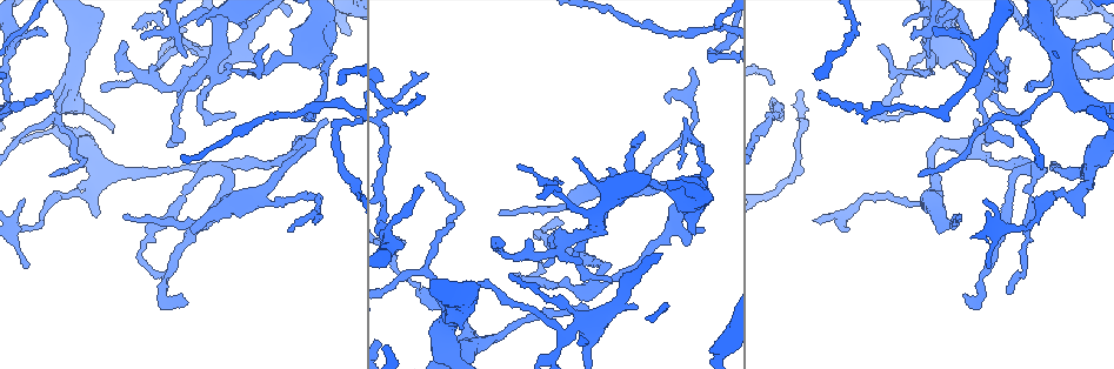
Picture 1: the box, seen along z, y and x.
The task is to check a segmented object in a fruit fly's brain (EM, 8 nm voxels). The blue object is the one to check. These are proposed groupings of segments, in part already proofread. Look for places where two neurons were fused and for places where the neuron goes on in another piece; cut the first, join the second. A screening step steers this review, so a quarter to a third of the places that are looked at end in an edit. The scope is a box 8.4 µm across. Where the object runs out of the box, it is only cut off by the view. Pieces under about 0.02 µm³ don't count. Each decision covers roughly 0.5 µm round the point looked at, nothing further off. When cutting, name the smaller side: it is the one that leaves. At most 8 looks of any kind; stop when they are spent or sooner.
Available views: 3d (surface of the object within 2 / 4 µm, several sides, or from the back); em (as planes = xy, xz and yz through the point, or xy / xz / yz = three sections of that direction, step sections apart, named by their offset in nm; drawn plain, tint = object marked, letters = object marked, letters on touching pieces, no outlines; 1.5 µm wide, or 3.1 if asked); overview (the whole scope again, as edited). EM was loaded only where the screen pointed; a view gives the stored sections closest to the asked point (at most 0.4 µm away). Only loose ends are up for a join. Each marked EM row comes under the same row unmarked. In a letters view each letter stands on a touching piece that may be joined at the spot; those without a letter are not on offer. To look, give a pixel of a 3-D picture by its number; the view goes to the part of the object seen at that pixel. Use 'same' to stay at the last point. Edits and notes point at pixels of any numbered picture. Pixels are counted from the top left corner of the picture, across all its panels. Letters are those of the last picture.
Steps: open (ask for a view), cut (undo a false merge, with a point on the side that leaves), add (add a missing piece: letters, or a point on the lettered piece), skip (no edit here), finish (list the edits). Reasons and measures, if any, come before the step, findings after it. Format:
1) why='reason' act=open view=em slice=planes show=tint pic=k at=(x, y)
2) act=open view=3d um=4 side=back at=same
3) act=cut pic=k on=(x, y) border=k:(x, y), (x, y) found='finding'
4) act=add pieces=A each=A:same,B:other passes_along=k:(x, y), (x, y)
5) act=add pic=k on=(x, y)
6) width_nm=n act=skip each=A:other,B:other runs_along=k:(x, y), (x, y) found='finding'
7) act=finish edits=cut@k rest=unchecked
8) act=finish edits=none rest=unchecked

why='branch stops here' act=open view=em slice=xy step=8 show=letters pic=1 at=(44, 29)

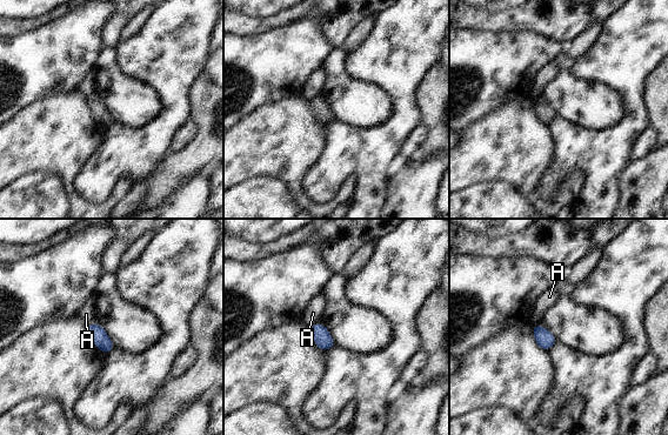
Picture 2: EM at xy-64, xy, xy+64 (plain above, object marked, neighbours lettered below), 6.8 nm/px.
why='another direction' act=open view=em slice=planes show=letters at=same

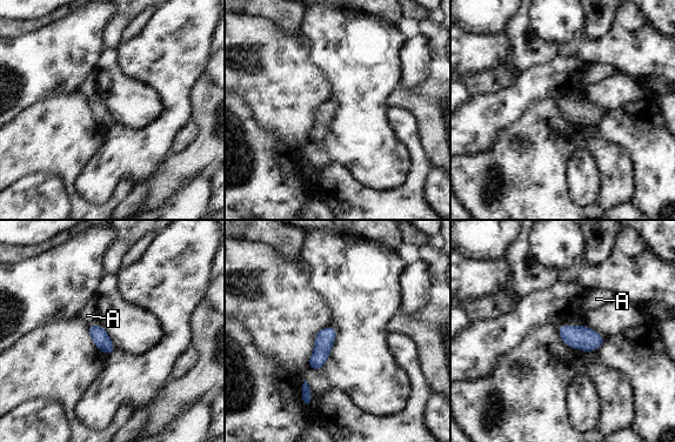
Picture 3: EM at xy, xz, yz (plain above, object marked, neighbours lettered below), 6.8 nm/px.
act=skip each=A:other border=3:(88, 325), (94, 326) found='none of them fits'

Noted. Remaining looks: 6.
act=open view=3d um=2 pic=1 at=(692, 234)

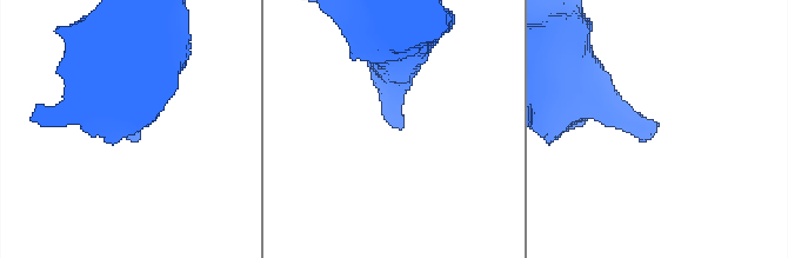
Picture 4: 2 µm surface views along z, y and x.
act=open view=em slice=planes show=tint pic=4 at=(656, 123)

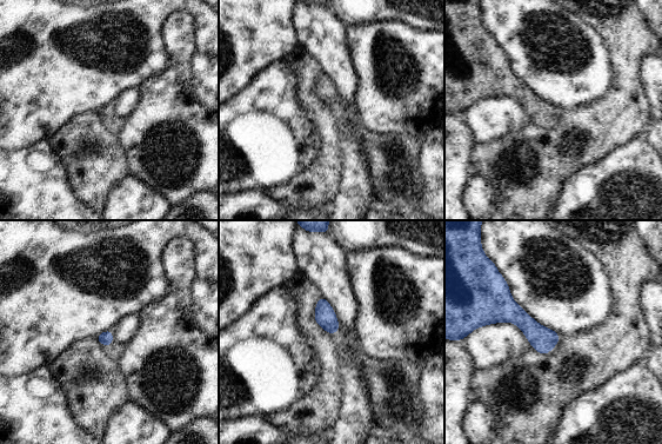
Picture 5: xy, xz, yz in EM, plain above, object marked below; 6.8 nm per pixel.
why='what lies round it' act=open view=em slice=planes show=letters at=same

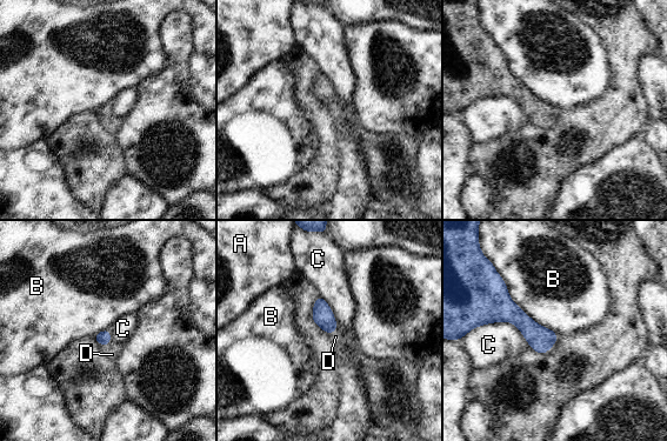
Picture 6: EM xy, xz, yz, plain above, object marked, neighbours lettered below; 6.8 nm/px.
act=add pieces=D each=A:other,B:other,C:other,D:same passes_along=6:(322, 315), (333, 332), (335, 336) found='it goes on there'

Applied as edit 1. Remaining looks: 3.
why='an open end' act=open view=em slice=planes show=letters pic=1 at=(96, 215)

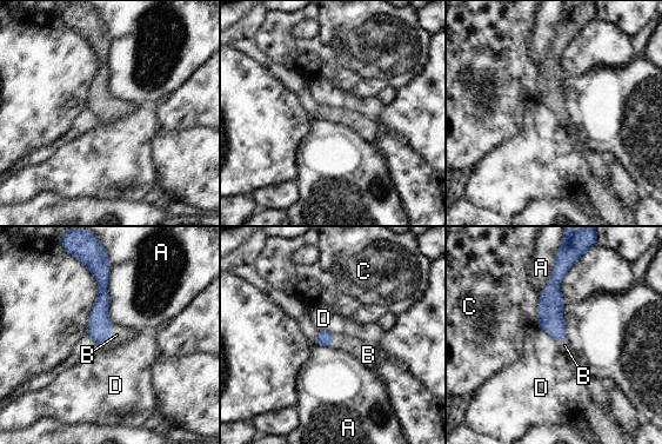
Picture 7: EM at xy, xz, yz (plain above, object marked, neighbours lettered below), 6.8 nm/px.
width_nm=110 act=add pieces=B each=A:other,B:same,C:other,D:other passes_along=7:(99, 326), (109, 335), (116, 335) found='the neuron continues'

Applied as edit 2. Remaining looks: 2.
act=finish edits=add@6,add@7 rest=unchecked

